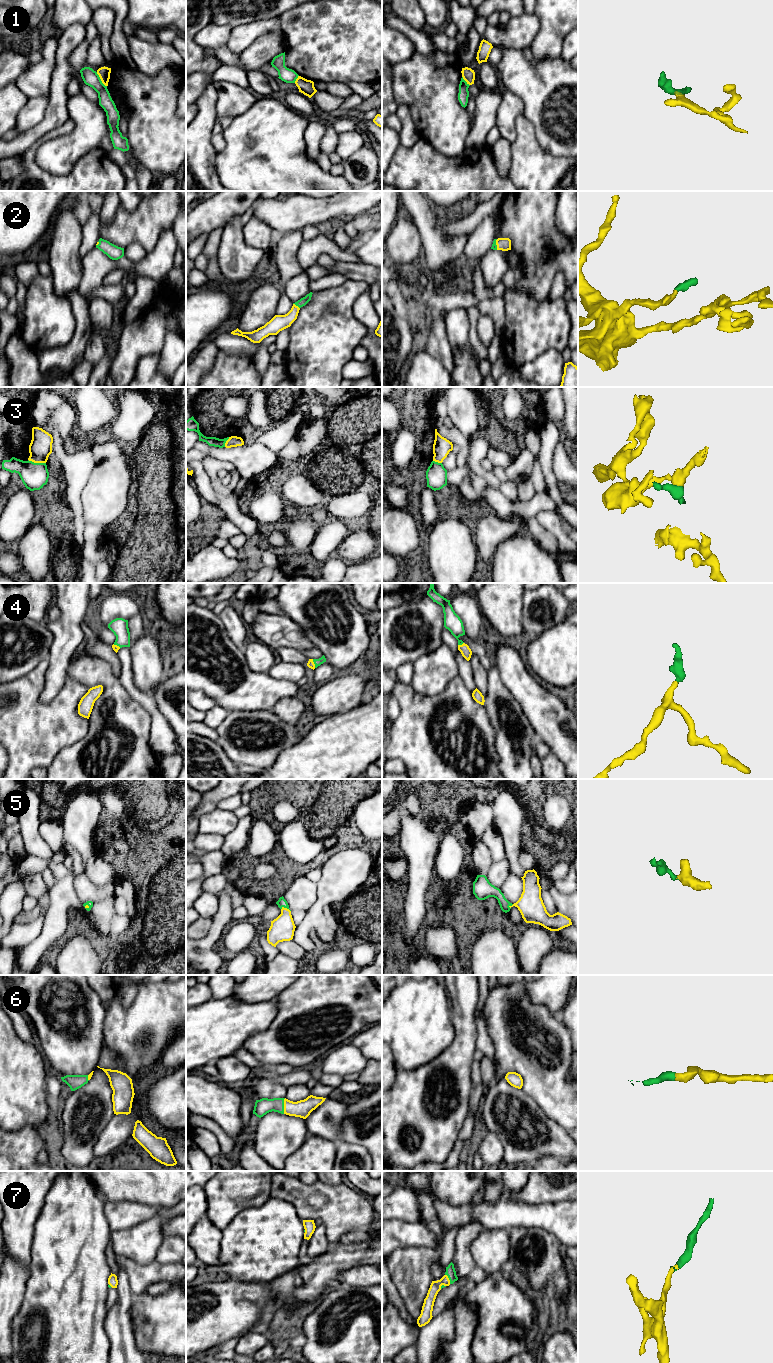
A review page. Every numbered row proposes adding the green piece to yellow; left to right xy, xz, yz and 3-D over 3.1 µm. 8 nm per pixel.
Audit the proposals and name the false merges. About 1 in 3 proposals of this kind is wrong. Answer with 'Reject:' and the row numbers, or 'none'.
Reject: 1, 3

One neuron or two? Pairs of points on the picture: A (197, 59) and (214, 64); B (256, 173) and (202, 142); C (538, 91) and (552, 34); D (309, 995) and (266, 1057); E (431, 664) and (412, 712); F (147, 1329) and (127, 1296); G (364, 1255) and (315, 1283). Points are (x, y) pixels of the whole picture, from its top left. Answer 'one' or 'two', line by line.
A: one
B: two
C: two
D: one
E: two
F: two
G: one

